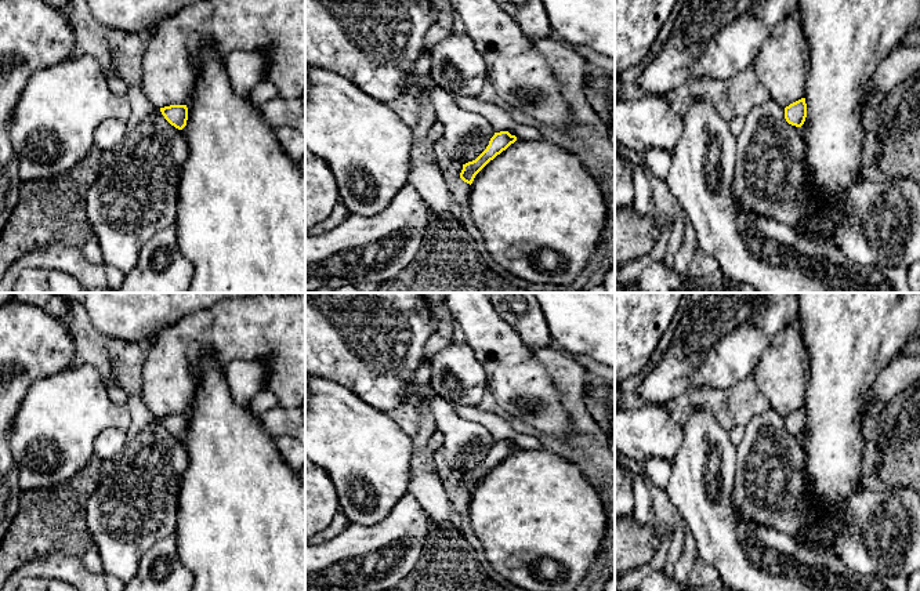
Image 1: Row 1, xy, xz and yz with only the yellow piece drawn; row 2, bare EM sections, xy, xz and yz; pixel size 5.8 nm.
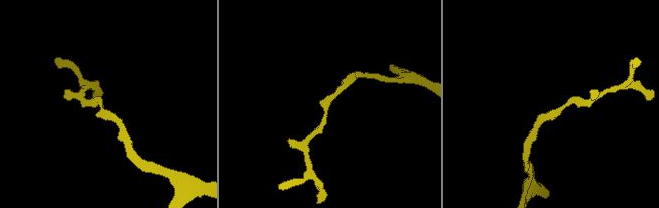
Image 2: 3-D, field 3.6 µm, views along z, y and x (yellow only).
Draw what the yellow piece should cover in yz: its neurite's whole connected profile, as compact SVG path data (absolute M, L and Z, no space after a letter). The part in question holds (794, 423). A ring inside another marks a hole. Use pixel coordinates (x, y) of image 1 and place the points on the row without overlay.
M801 407L785 417L785 428L789 434L801 436L807 427L805 407Z

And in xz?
M508 440L495 442L490 447L489 454L486 458L472 471L463 474L463 479L460 482L460 487L467 492L472 493L475 485L497 464L506 460L511 453L517 450L515 445L511 445Z

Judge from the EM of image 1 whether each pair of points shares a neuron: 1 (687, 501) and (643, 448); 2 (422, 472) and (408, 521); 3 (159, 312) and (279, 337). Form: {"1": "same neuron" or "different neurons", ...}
{"1": "different neurons", "2": "different neurons", "3": "different neurons"}

